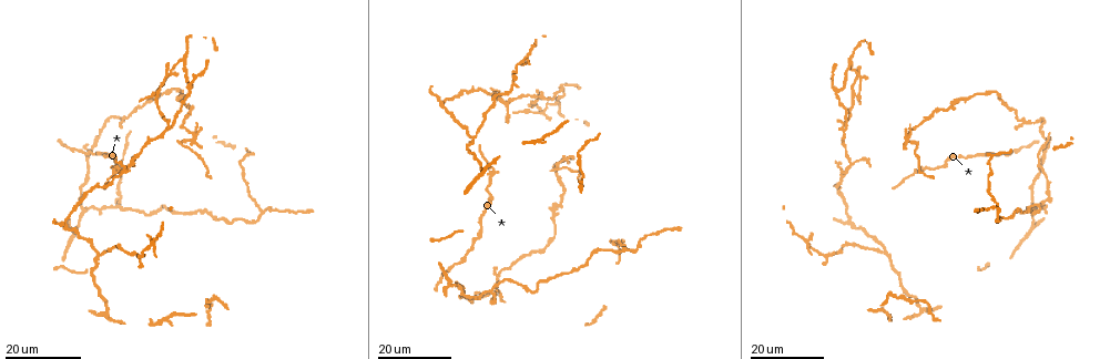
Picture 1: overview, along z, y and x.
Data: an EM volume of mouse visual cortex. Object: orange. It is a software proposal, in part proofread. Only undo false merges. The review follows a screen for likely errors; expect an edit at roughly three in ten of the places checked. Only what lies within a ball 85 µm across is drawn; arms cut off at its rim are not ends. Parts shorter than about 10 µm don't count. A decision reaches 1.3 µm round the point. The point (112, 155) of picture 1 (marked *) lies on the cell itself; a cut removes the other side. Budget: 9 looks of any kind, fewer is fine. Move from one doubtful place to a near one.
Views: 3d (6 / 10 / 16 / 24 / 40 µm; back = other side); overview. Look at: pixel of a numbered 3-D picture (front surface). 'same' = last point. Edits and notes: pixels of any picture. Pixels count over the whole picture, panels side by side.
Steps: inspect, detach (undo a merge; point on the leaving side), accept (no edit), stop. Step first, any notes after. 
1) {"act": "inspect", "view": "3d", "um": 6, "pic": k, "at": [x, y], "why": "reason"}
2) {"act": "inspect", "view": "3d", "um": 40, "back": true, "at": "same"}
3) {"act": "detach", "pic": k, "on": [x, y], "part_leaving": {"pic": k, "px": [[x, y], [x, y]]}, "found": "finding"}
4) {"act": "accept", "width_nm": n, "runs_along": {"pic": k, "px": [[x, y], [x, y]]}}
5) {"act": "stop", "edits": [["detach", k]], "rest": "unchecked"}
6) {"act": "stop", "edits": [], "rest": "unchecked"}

{"act": "inspect", "view": "3d", "um": 24, "pic": 1, "at": [554, 170]}

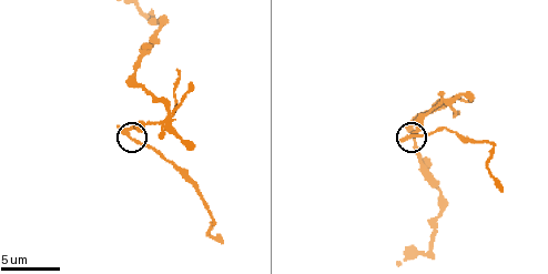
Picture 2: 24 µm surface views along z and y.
{"act": "inspect", "view": "3d", "um": 6, "pic": 2, "at": [129, 129]}

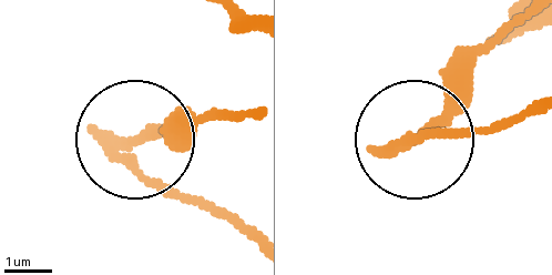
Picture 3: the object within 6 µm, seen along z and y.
{"act": "accept", "arms": 3, "runs_along": {"pic": 3, "px": [[252, 110], [187, 110], [132, 145], [144, 170], [212, 213]]}, "found": "continuous, no second cell"}

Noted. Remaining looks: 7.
{"act": "inspect", "view": "3d", "um": 10, "pic": 2, "at": [169, 118], "why": "thick turns thin"}

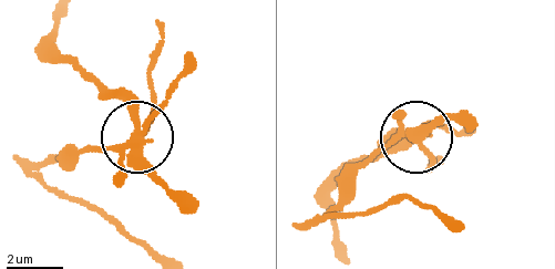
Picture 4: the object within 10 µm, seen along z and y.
{"act": "accept", "width_nm": 290, "found": "all the same cell"}

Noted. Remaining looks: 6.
{"act": "inspect", "view": "3d", "um": 24, "pic": 1, "at": [618, 246], "why": "side arm on a straight run"}

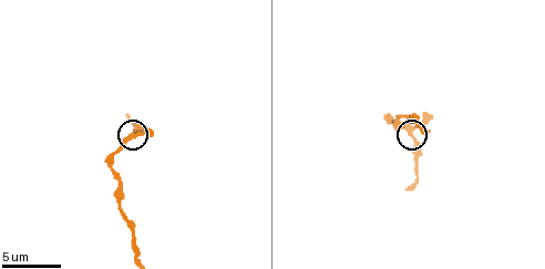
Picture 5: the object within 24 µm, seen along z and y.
{"act": "inspect", "view": "3d", "um": 10, "pic": 5, "at": [413, 134]}

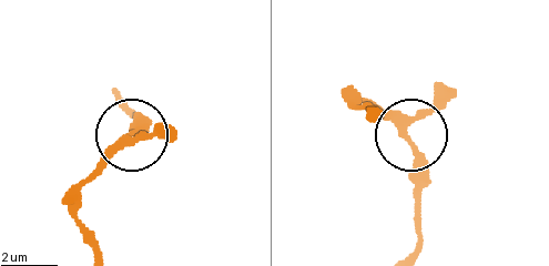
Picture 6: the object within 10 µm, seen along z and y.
{"act": "accept", "arms": 3, "found": "all the same cell"}

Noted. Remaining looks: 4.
{"act": "inspect", "view": "3d", "um": 16, "pic": 1, "at": [998, 210], "why": "branch point"}

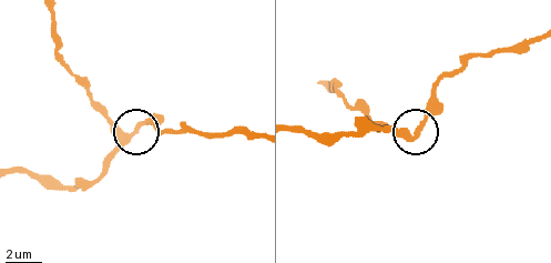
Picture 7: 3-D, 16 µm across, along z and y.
{"act": "inspect", "view": "3d", "um": 6, "pic": 7, "at": [123, 133], "why": "closer look"}

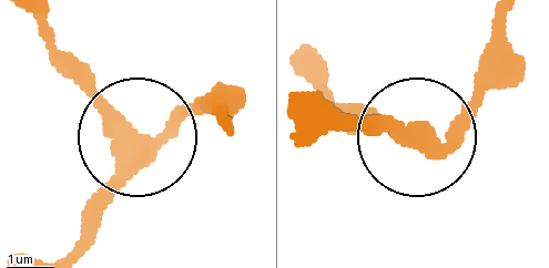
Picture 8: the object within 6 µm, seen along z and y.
{"act": "accept", "runs_along": {"pic": 8, "px": [[67, 251], [126, 145], [217, 89]]}, "found": "continuous, no second cell"}

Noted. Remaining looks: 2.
{"act": "stop", "edits": [], "rest": "unchecked"}

